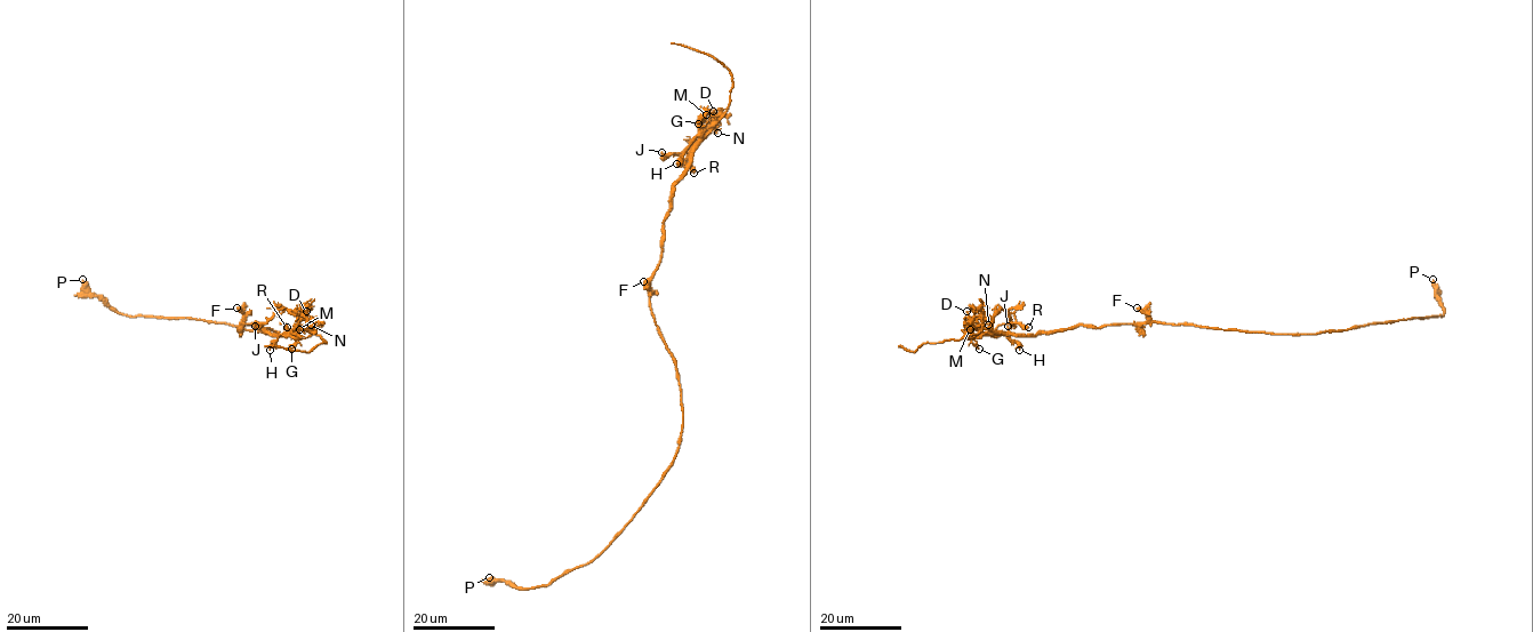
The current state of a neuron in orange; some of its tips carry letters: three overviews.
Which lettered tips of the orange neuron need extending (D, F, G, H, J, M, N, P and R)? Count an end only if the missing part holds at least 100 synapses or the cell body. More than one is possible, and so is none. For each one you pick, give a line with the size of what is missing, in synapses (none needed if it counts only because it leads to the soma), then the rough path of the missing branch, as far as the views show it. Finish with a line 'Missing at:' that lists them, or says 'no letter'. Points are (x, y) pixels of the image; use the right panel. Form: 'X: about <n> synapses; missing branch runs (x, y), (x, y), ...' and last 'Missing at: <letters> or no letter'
Missing at: no letter

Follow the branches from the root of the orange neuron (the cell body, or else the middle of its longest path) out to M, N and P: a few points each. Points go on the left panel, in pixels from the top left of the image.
M: (259, 326), (243, 322), (272, 335), (295, 336), (299, 329)
N: (259, 326), (243, 322), (272, 335), (293, 335), (311, 325)
P: (259, 326), (275, 334), (192, 318), (120, 314), (95, 296), (82, 279)

